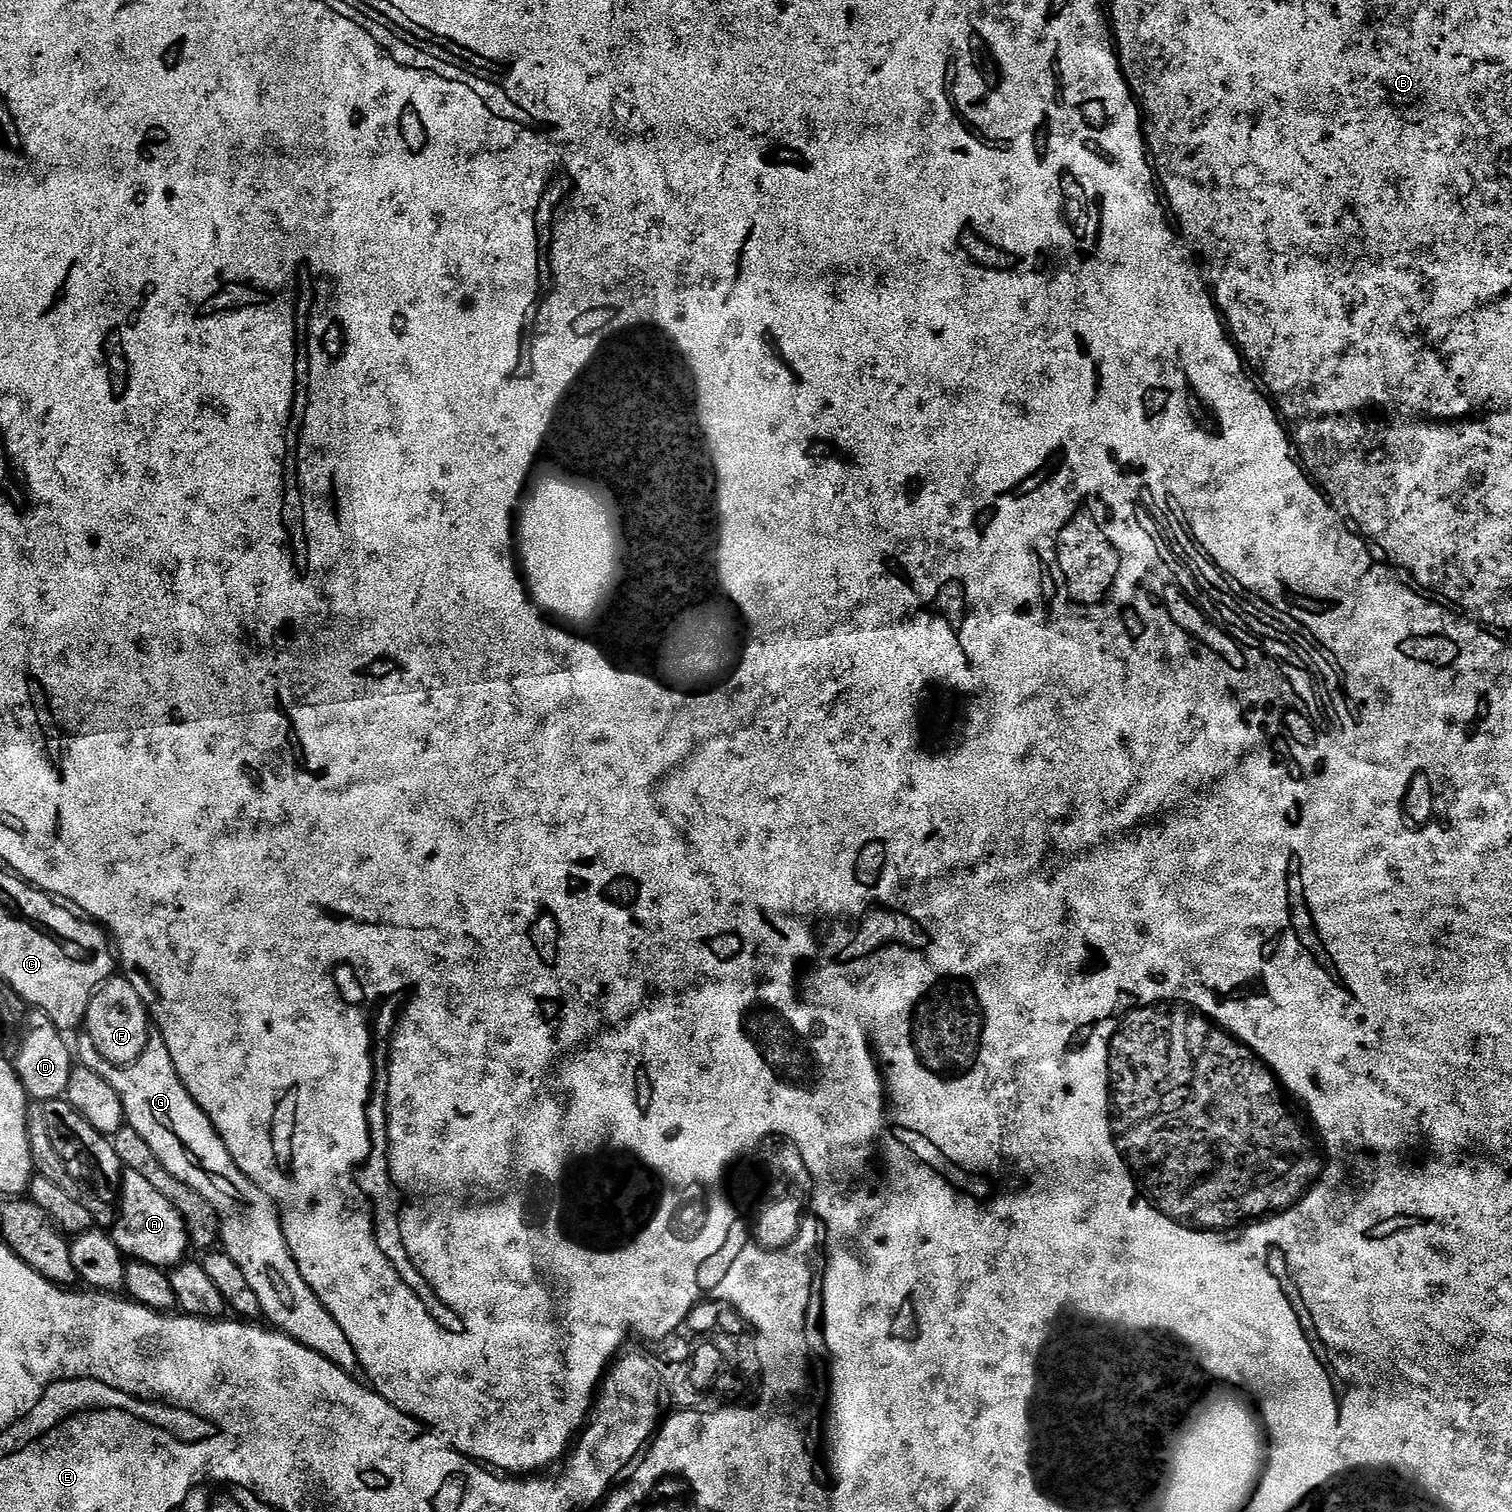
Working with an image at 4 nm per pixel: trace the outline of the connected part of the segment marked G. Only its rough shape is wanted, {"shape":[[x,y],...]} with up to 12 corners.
{"shape":[[162,1034],[124,1067],[118,1090],[127,1127],[216,1213],[261,1313],[355,1369],[310,1290],[276,1204],[234,1162],[174,1070]]}

